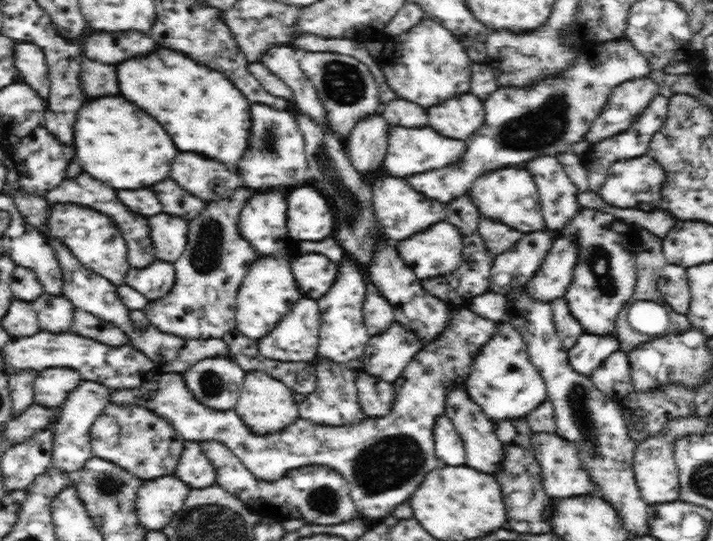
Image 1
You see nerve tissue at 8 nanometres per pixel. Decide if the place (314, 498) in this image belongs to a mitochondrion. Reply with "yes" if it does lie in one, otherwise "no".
yes

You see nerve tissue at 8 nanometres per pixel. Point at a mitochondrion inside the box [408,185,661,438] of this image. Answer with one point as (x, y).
(606, 286)

